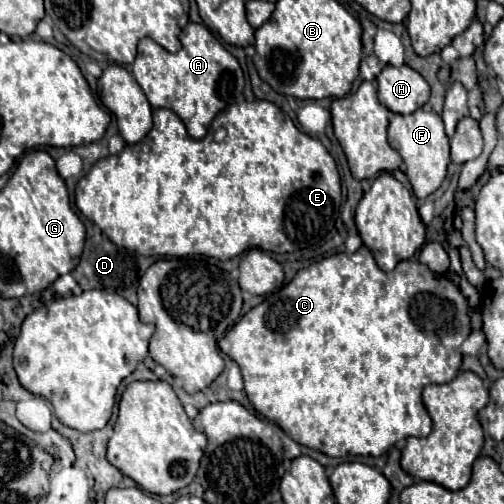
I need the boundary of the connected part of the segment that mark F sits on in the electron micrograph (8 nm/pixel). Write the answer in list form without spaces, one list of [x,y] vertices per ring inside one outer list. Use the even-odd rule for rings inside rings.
[[[419,108],[409,116],[395,114],[389,122],[389,142],[405,162],[405,174],[417,198],[427,198],[443,184],[447,176],[447,164],[451,162],[451,158],[449,158],[449,138],[443,130],[443,120],[439,114],[427,108]]]

